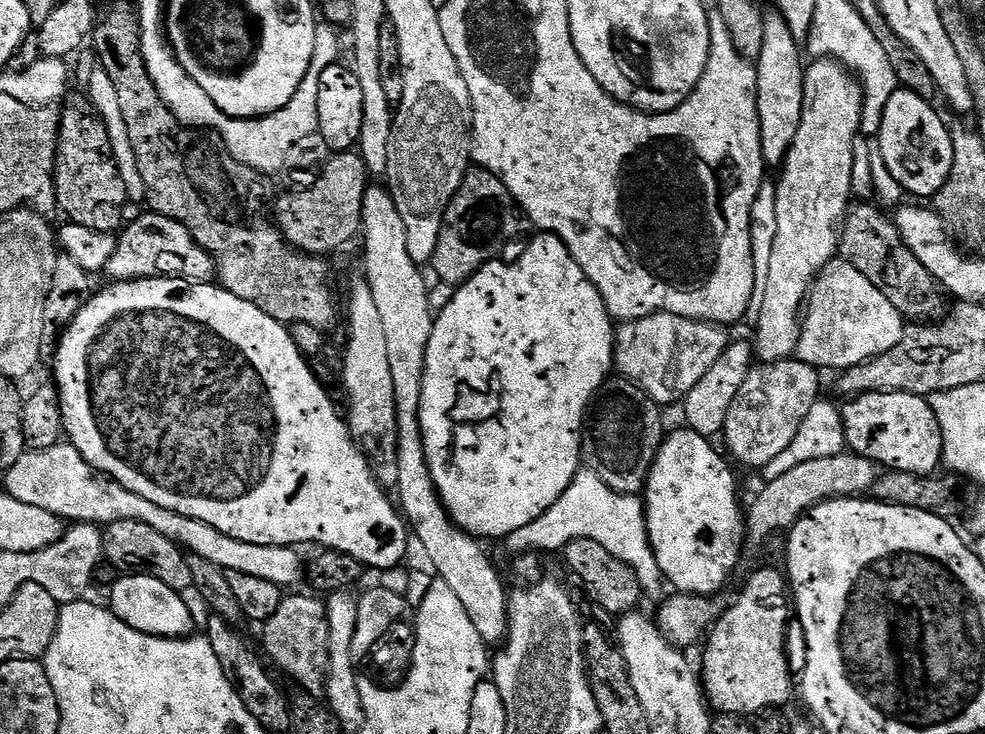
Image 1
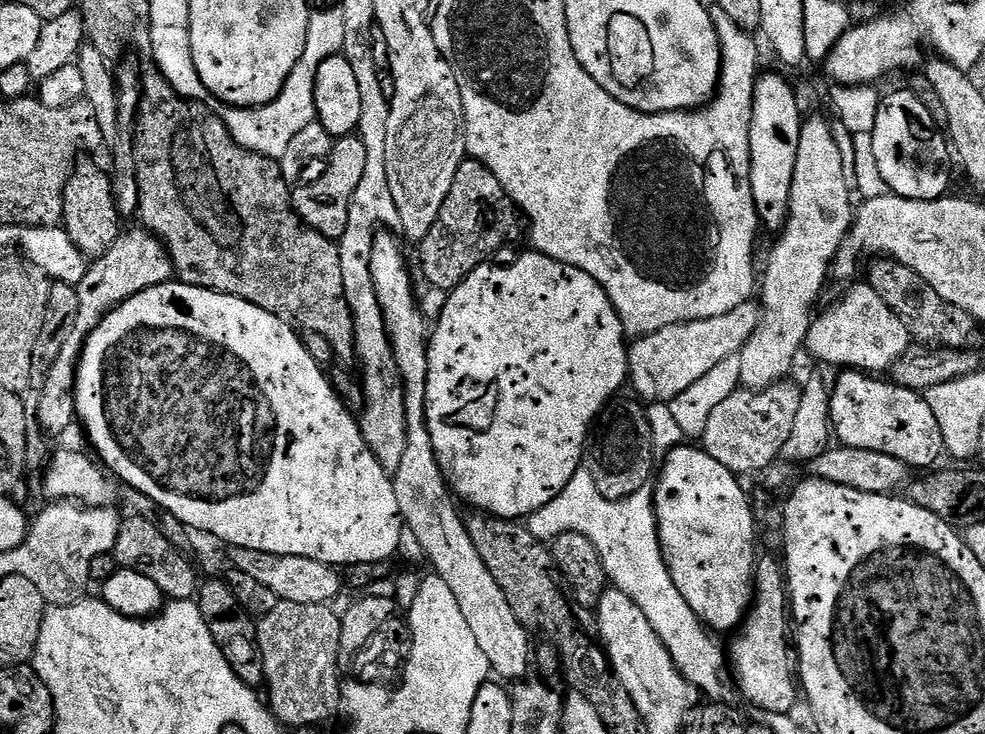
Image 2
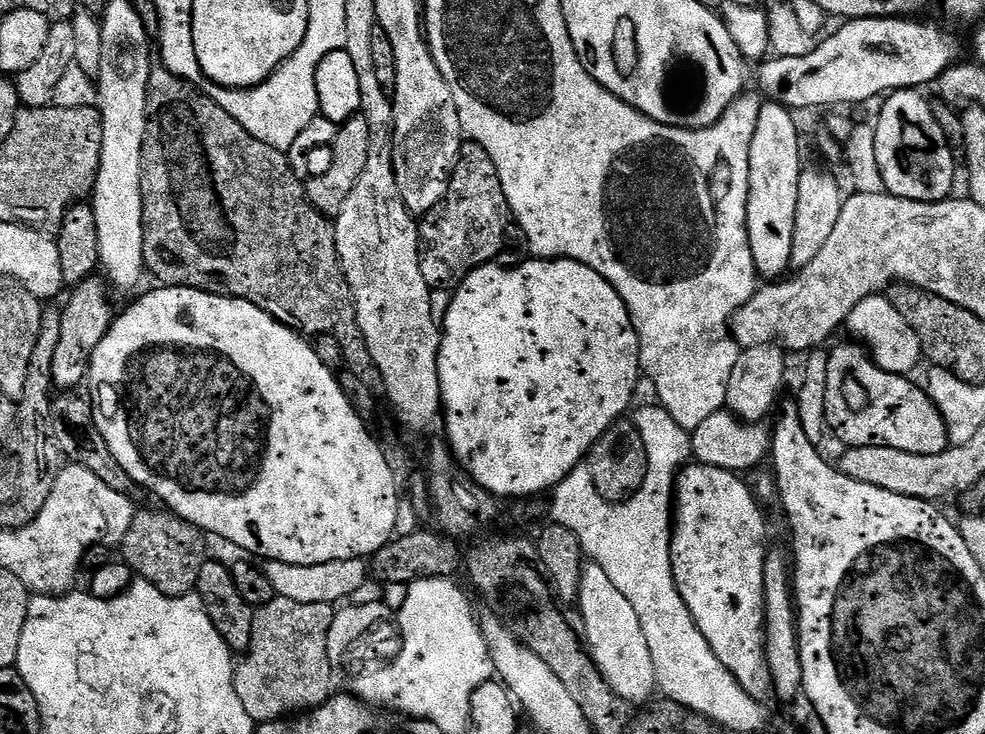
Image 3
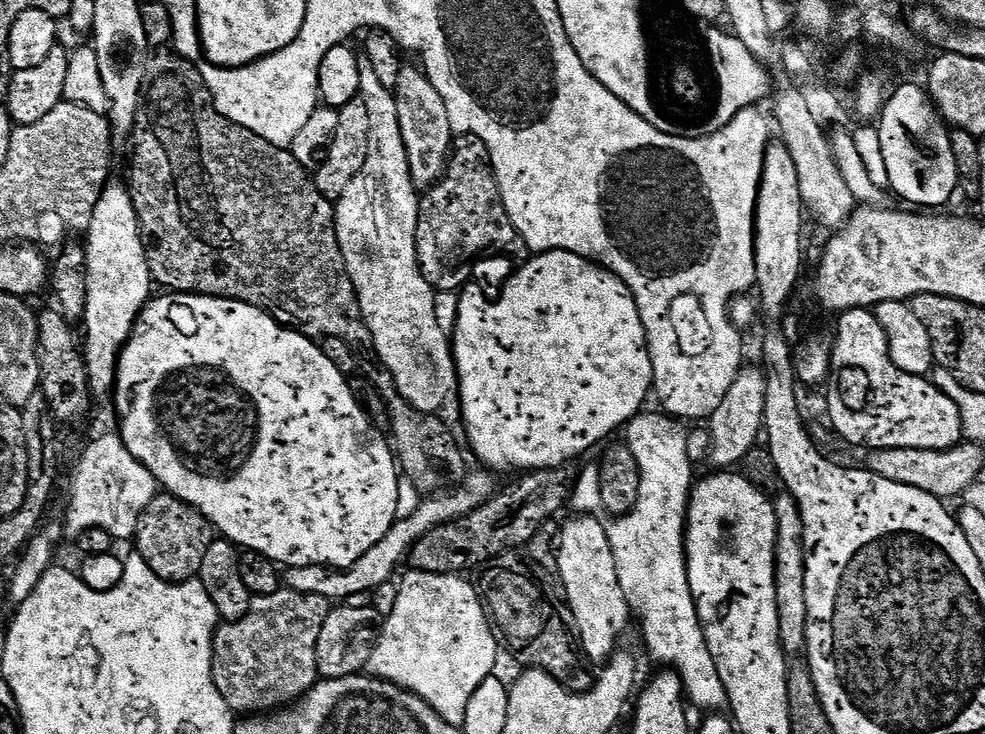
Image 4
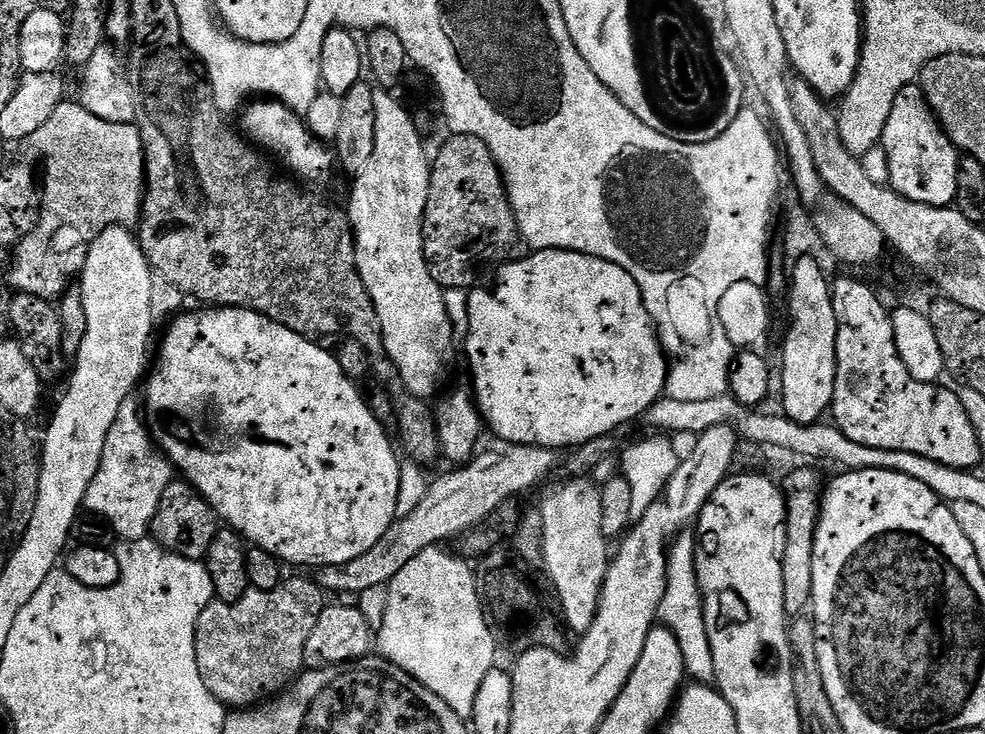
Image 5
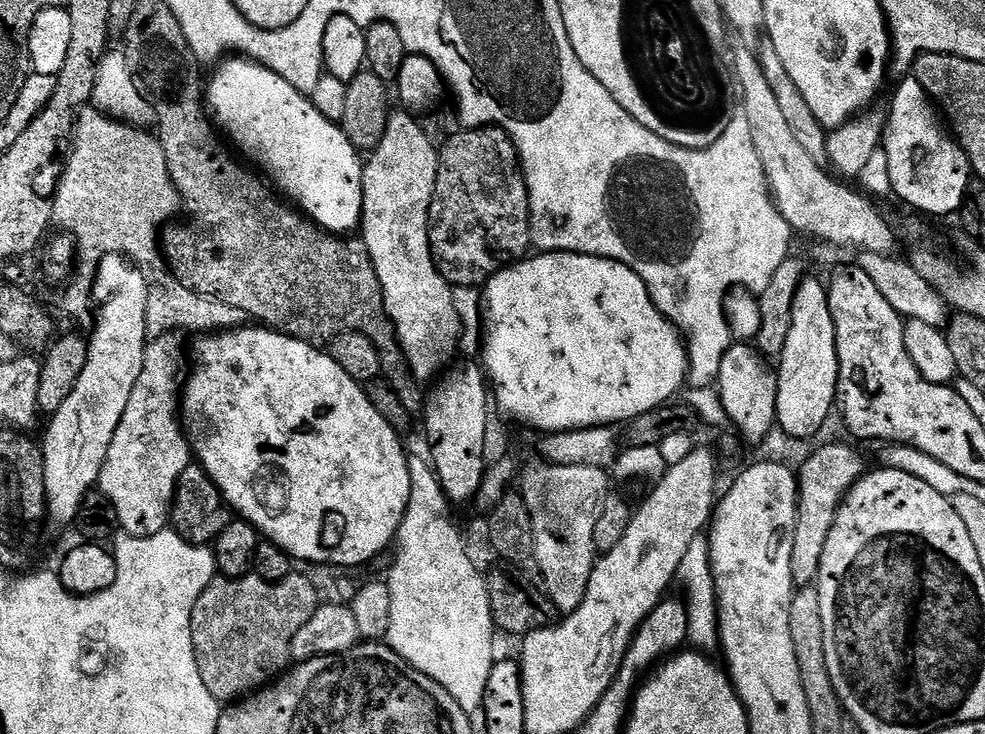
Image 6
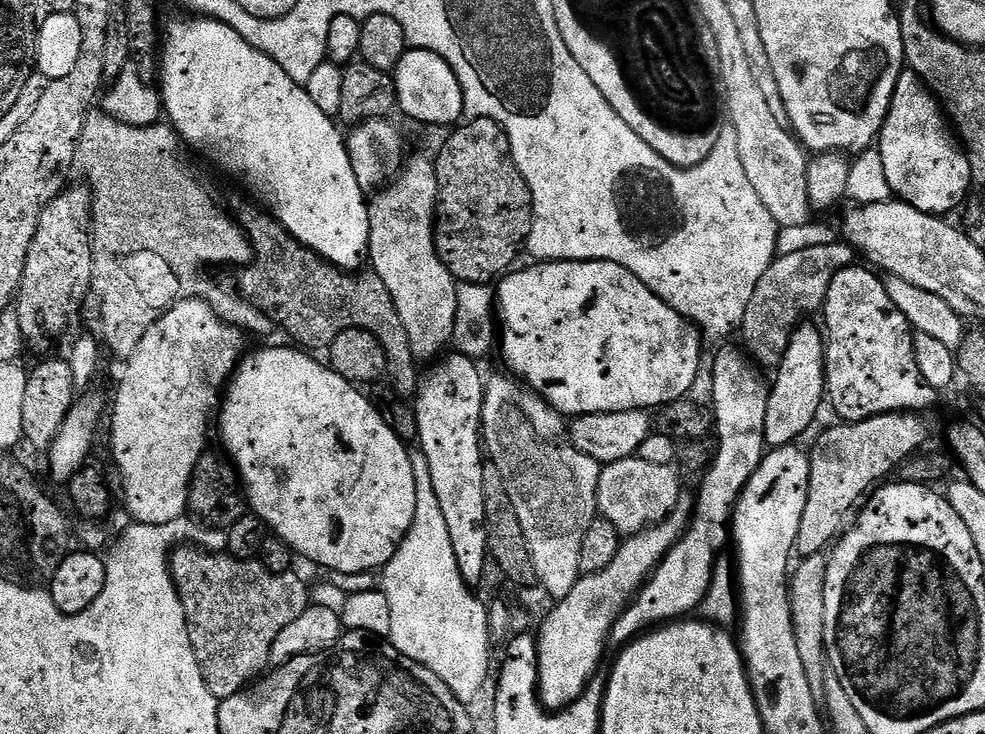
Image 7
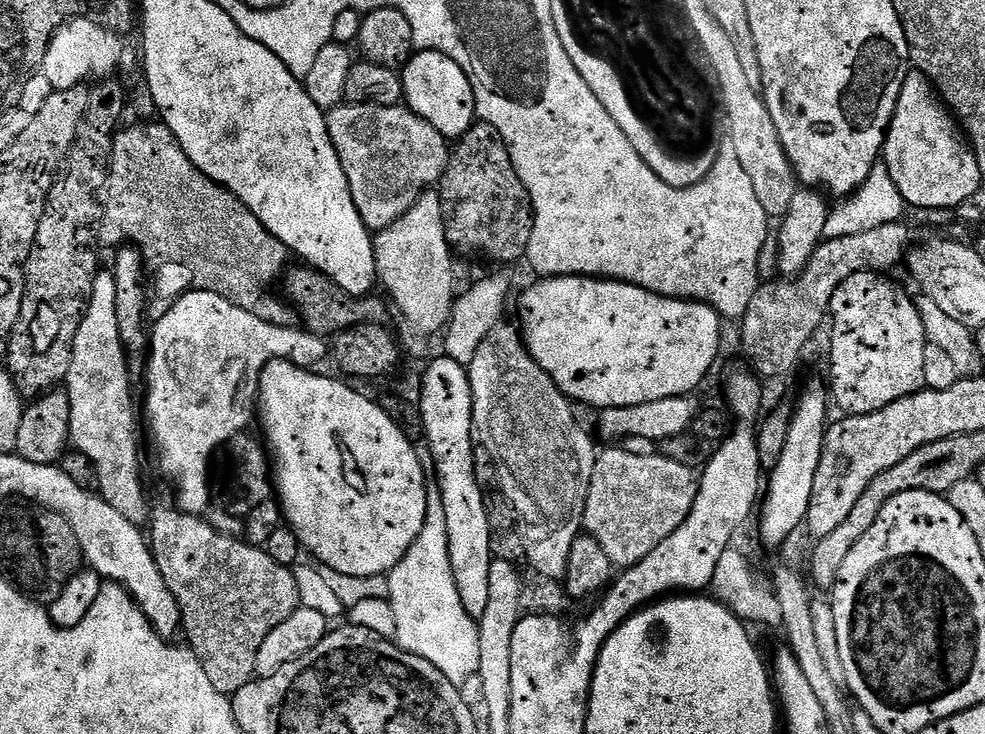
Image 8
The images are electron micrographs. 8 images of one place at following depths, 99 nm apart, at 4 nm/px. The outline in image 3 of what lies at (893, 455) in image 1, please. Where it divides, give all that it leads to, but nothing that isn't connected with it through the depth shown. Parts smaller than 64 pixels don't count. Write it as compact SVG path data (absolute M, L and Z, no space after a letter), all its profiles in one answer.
M859 343L840 344L836 349L831 349L828 365L826 366L826 418L828 419L828 427L831 435L836 435L838 439L848 448L861 448L862 446L890 446L894 450L906 450L906 454L942 454L950 447L948 443L948 431L946 430L946 422L942 418L942 414L934 406L931 395L927 391L924 392L918 385L908 376L899 376L898 374L890 374L886 370L882 370L874 363L872 357L868 354L868 349Z

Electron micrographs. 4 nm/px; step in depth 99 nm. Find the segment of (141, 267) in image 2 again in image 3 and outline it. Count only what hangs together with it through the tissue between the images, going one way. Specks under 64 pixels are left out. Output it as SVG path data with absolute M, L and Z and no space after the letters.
M99 275L83 280L71 289L72 297L68 305L63 305L60 321L62 322L62 338L58 338L58 350L54 350L54 370L52 382L60 390L76 390L88 378L88 366L94 358L94 350L98 350L98 342L106 338L114 319L112 300L108 297L110 288Z

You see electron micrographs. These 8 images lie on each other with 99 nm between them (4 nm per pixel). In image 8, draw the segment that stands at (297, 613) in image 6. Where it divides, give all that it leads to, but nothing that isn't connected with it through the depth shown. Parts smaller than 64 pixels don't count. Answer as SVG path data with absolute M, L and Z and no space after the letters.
M171 503L168 504L160 504L157 508L155 505L150 512L150 529L152 528L152 536L150 532L150 547L152 557L156 560L158 570L166 582L170 594L174 594L174 598L180 607L182 632L183 635L188 635L188 640L186 640L187 647L191 648L193 654L202 662L202 666L206 670L206 678L210 678L210 683L214 685L214 690L218 690L223 696L231 698L236 695L238 690L242 690L242 686L246 686L256 676L258 649L262 646L262 642L266 642L266 634L270 634L270 630L274 630L274 626L282 626L282 622L286 622L286 618L290 618L290 614L294 614L296 609L301 607L298 583L295 581L293 569L274 562L274 558L270 558L270 554L264 548L255 548L253 544L248 543L247 539L244 538L235 540L234 537L227 536L224 532L219 532L214 525L207 524L207 519L191 516L180 511L179 508Z

